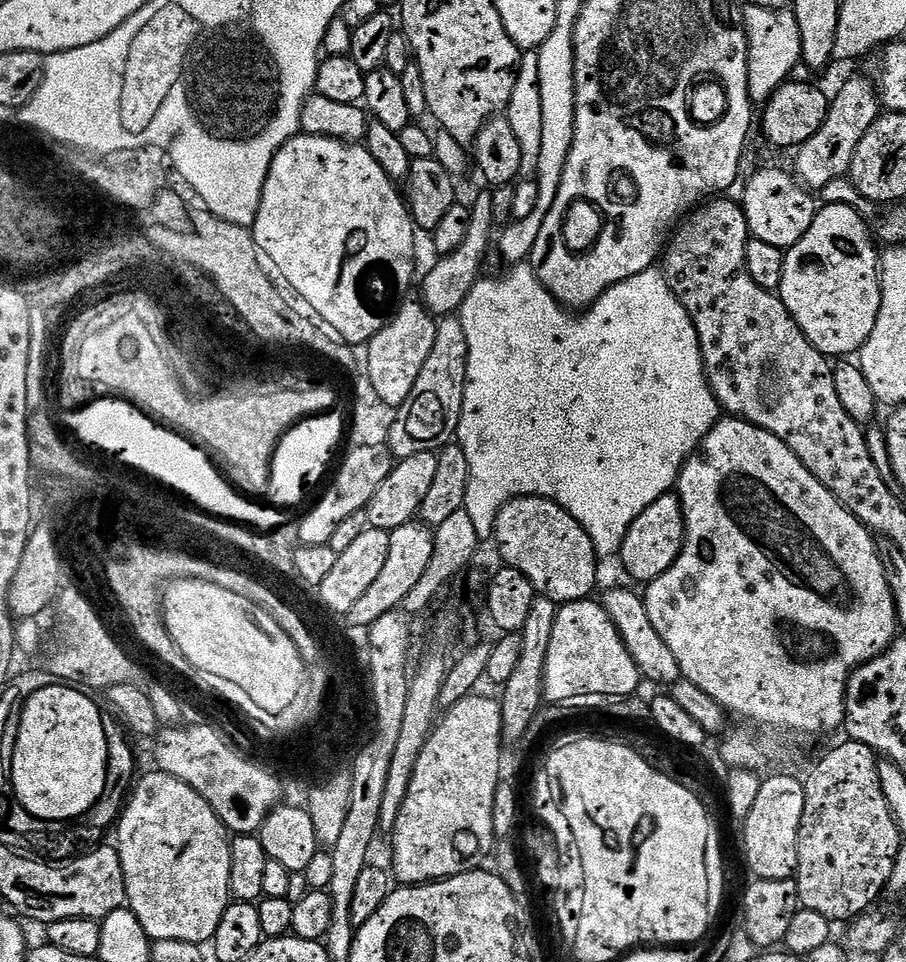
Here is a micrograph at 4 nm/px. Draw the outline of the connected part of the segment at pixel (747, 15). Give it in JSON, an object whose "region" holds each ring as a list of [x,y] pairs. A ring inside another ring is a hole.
{"region":[[[750,4],[742,12],[747,34],[748,95],[753,103],[765,103],[773,92],[785,83],[796,64],[801,61],[801,38],[798,22],[791,9],[772,9]]]}

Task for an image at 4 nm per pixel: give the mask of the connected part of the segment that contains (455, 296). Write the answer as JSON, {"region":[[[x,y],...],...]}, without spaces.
{"region":[[[488,188],[480,191],[472,203],[469,211],[466,238],[454,251],[445,253],[438,258],[438,262],[429,270],[422,284],[422,302],[432,315],[441,317],[453,315],[460,309],[466,294],[480,278],[479,270],[490,244],[490,230],[495,221],[493,198],[495,193]]]}

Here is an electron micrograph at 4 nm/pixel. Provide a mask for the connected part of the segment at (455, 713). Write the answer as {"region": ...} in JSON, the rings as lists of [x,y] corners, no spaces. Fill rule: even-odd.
{"region":[[[494,698],[491,704],[452,705],[433,727],[424,744],[422,754],[414,766],[406,798],[400,807],[396,827],[390,833],[392,839],[392,868],[395,879],[401,885],[426,884],[433,880],[447,880],[463,872],[475,872],[484,859],[491,857],[494,843],[494,796],[499,782],[499,764],[502,761],[501,736],[503,734],[501,701]]]}

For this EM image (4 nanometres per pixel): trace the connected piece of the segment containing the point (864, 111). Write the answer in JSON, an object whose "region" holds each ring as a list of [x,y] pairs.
{"region":[[[864,78],[846,81],[829,101],[828,112],[817,131],[795,151],[794,168],[799,181],[809,189],[819,190],[836,178],[843,177],[852,164],[853,152],[866,130],[880,115],[880,98],[875,88]]]}

